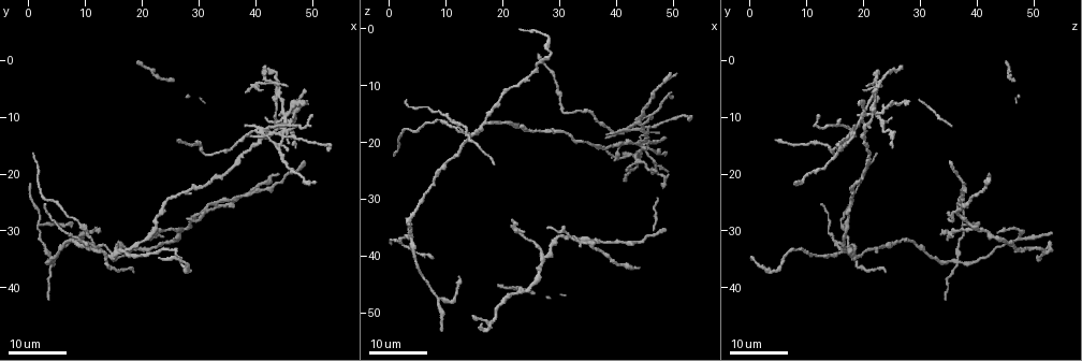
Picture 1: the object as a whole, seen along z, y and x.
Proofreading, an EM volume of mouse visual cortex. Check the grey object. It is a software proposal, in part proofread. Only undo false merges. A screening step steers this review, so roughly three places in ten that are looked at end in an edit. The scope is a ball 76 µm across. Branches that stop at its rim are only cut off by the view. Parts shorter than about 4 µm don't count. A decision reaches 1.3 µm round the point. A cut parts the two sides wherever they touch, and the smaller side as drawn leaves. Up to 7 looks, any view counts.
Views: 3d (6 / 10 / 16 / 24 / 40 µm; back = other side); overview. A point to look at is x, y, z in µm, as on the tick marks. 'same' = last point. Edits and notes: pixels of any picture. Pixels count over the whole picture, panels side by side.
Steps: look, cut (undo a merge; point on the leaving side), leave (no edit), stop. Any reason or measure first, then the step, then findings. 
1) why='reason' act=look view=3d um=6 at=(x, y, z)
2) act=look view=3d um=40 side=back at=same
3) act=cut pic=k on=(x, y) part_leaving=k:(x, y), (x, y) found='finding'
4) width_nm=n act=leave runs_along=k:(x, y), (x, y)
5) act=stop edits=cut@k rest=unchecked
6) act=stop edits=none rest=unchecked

why='thin neck' act=look view=3d um=16 at=(22.0, 28.0, 17.0)

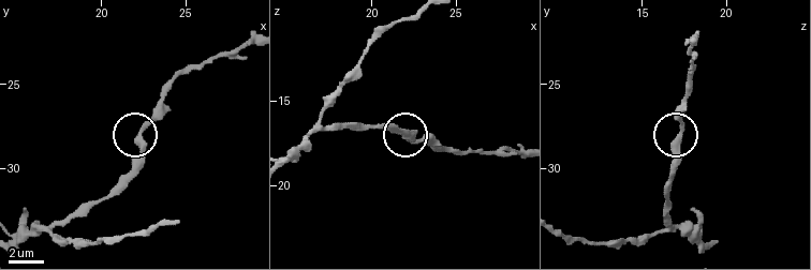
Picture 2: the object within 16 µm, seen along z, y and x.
act=look view=3d um=10 at=(22.4, 27.7, 17.4)

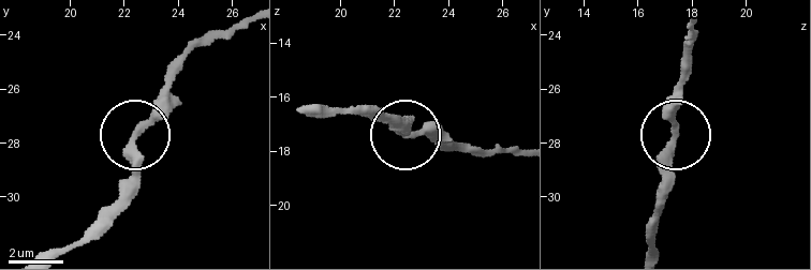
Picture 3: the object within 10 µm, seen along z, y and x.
why='other side' act=look view=3d um=10 side=back at=(22.4, 27.6, 17.4)

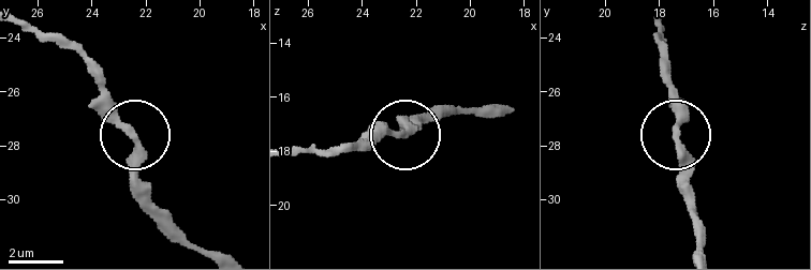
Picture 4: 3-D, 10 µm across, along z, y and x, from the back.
act=leave runs_along=4:(201, 251), (143, 184), (133, 136), (92, 76) found='continuous, no second neuron'

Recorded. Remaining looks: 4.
why='calibre changes' act=look view=3d um=16 at=(33.5, 25.5, 37.5)

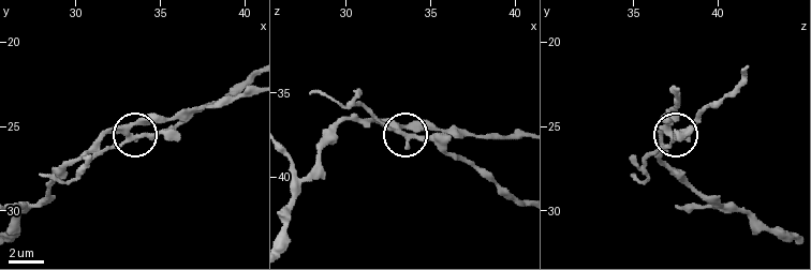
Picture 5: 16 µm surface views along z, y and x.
act=look view=3d um=10 at=(34.0, 25.6, 37.7)

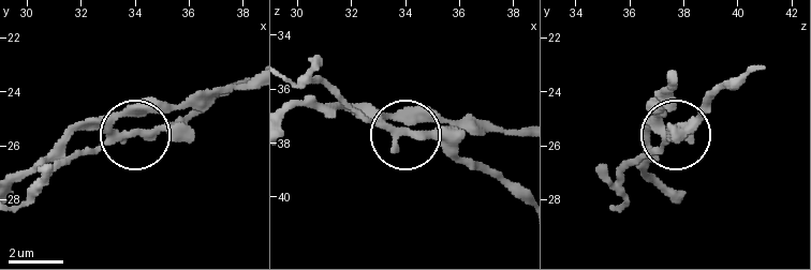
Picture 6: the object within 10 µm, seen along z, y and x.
act=cut pic=6 on=(148, 130) part_leaving=6:(663, 135), (739, 79) found='two neurons meet here'

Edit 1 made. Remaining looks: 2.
why='three-way junction' act=look view=3d um=24 at=(27.5, 29.5, 40.0)

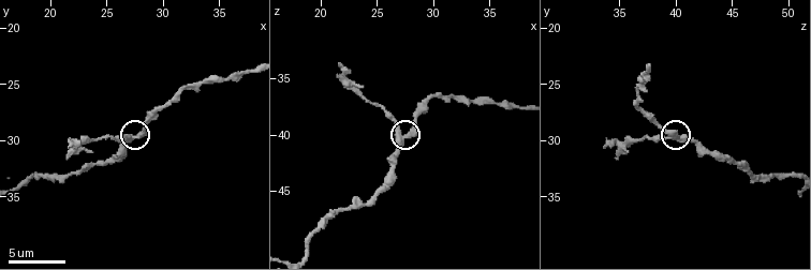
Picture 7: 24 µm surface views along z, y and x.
act=look view=3d um=6 at=(27.2, 29.6, 40.0)

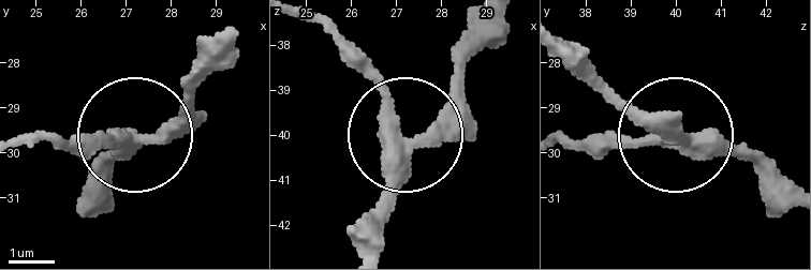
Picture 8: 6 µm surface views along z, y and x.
arms=3 act=leave found='all the same neuron'

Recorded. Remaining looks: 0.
act=stop edits=cut@6 rest=unchecked

